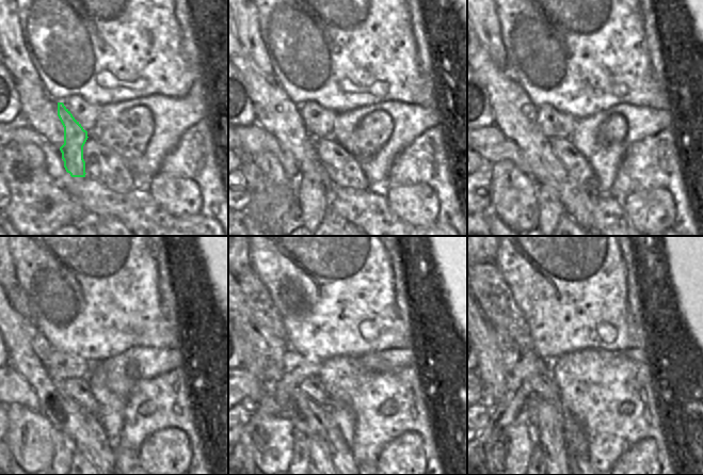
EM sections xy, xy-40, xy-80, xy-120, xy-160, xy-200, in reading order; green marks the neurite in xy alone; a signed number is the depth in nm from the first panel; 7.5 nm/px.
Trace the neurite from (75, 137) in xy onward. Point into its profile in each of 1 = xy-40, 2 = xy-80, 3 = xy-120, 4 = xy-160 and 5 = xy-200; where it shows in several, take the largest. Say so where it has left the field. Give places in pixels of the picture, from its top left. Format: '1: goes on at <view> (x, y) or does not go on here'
1: goes on at xy-40 (310, 193)
2: goes on at xy-80 (549, 208)
3: goes on at xy-120 (64, 447)
4: goes on at xy-160 (301, 450)
5: goes on at xy-200 (537, 453)

